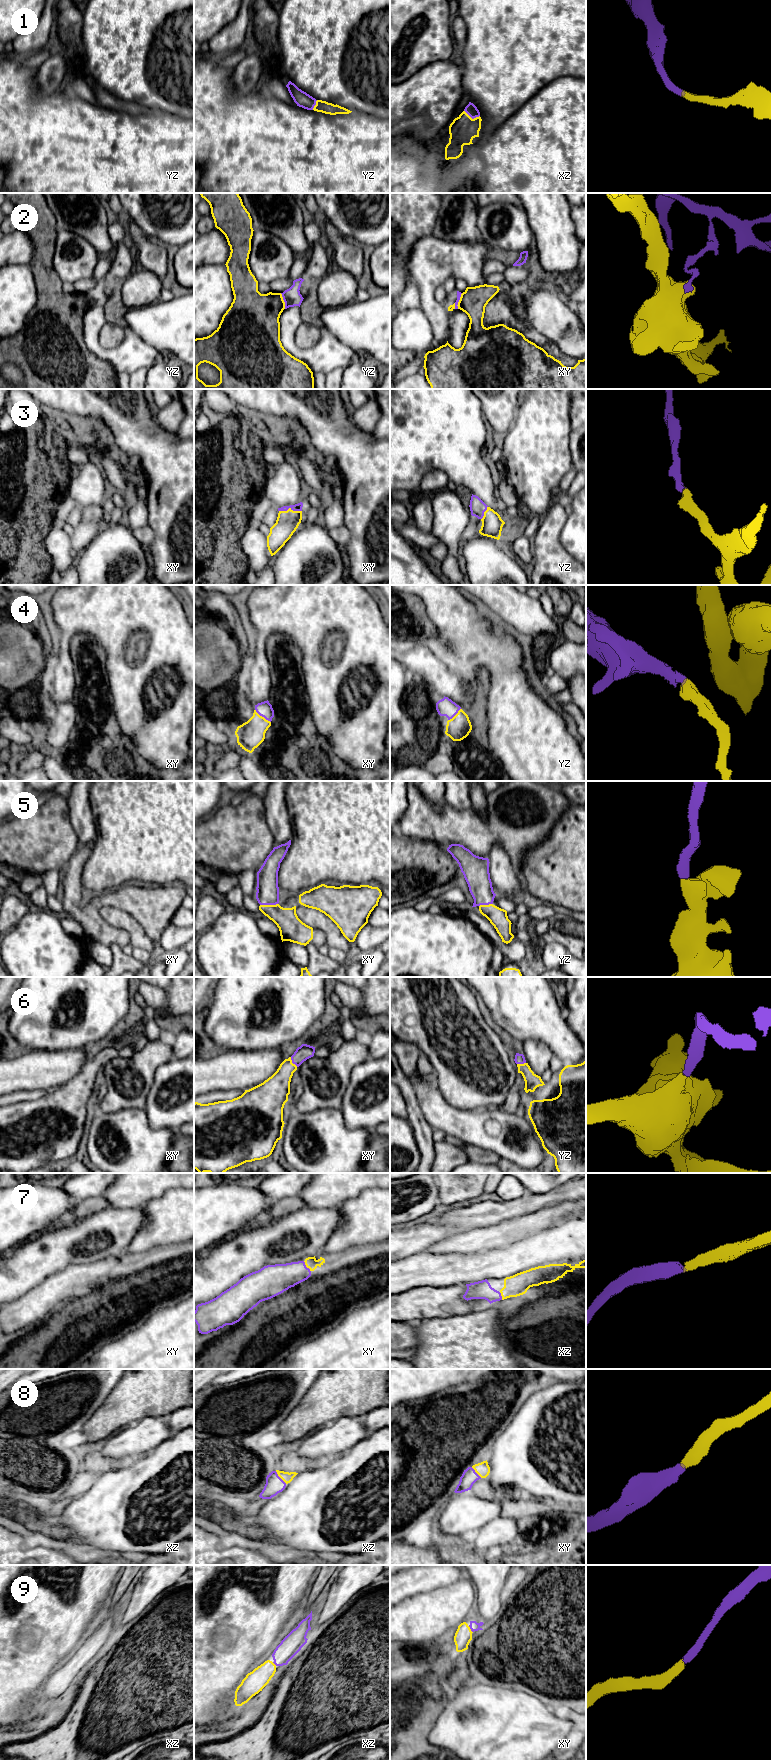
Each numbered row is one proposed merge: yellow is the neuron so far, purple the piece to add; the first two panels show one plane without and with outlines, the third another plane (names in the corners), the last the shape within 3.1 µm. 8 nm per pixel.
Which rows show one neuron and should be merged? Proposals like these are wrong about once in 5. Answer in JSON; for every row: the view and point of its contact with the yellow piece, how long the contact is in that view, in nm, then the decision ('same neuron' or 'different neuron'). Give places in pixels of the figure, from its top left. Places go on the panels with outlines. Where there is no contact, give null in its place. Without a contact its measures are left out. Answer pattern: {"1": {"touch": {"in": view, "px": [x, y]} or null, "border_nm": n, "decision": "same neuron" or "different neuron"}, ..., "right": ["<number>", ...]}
{"1": {"touch": {"in": "xz", "px": [471, 118]}, "border_nm": 140, "decision": "same neuron"}, "2": {"touch": {"in": "yz", "px": [283, 301]}, "border_nm": 130, "decision": "different neuron"}, "3": {"touch": {"in": "xy", "px": [290, 509]}, "border_nm": 180, "decision": "same neuron"}, "4": {"touch": {"in": "xy", "px": [261, 716]}, "border_nm": 170, "decision": "same neuron"}, "5": {"touch": {"in": "xy", "px": [268, 905]}, "border_nm": 140, "decision": "same neuron"}, "6": {"touch": {"in": "xy", "px": [291, 1062]}, "border_nm": 100, "decision": "same neuron"}, "7": {"touch": {"in": "xy", "px": [306, 1266]}, "border_nm": 110, "decision": "same neuron"}, "8": {"touch": {"in": "xz", "px": [280, 1477]}, "border_nm": 140, "decision": "same neuron"}, "9": {"touch": {"in": "xy", "px": [470, 1629]}, "border_nm": 70, "decision": "same neuron"}, "right": ["1", "3", "4", "5", "6", "7", "8", "9"]}

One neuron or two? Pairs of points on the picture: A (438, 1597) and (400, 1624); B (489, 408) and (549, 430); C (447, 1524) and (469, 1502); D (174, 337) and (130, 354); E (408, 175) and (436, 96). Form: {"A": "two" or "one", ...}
{"A": "one", "B": "two", "C": "one", "D": "two", "E": "two"}

